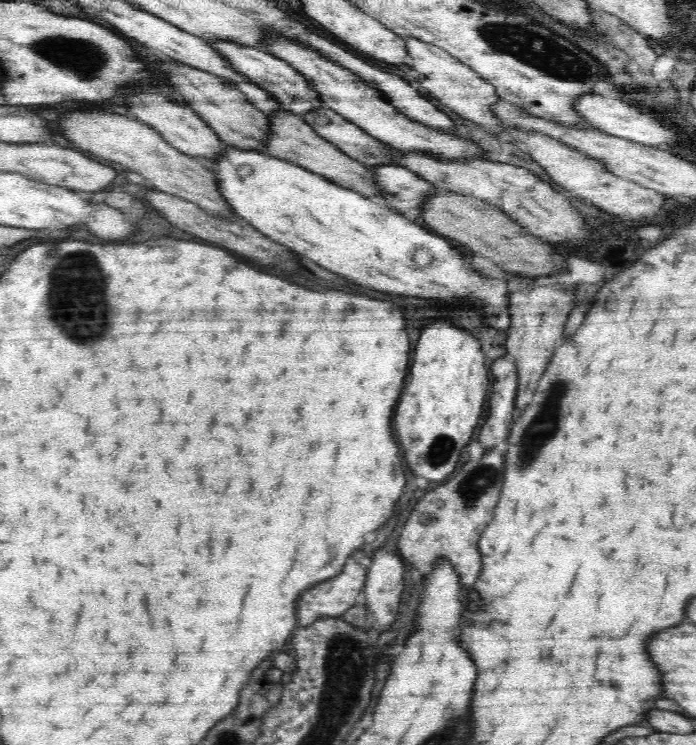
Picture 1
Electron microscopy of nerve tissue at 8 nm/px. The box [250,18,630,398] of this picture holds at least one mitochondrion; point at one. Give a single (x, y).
(550, 57)

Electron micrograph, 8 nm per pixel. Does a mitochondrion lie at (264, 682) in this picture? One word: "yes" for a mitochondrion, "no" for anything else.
no

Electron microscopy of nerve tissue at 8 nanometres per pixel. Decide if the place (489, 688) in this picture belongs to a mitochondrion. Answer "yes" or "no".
no

